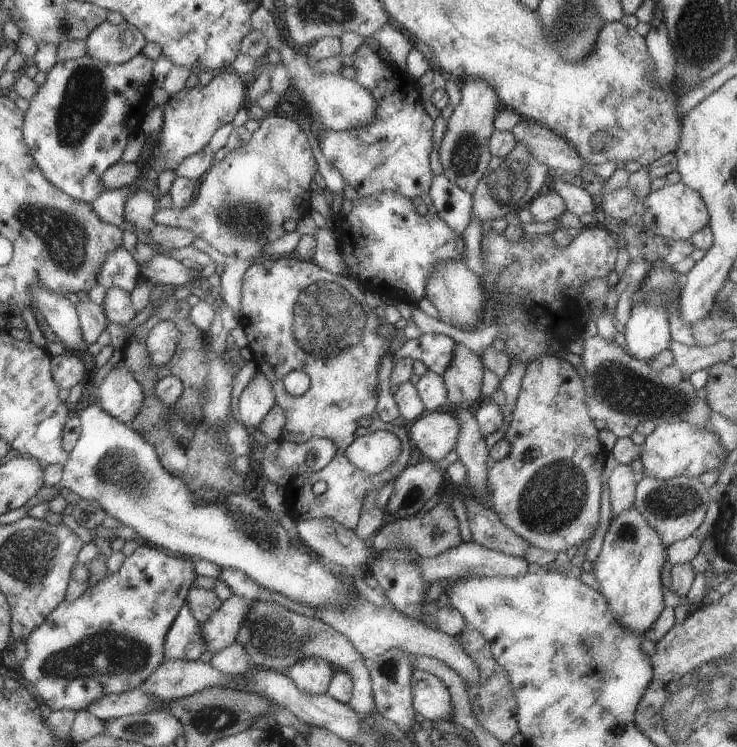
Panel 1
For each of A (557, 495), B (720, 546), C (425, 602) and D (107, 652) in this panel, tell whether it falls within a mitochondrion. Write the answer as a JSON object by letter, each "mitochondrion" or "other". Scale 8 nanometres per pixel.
{"A":"mitochondrion","B":"other","C":"other","D":"mitochondrion"}

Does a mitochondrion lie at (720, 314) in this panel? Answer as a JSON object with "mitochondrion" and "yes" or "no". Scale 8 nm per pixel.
{"mitochondrion":"yes"}

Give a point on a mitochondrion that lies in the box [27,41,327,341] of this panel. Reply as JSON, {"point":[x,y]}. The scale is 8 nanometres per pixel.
{"point":[86,95]}

